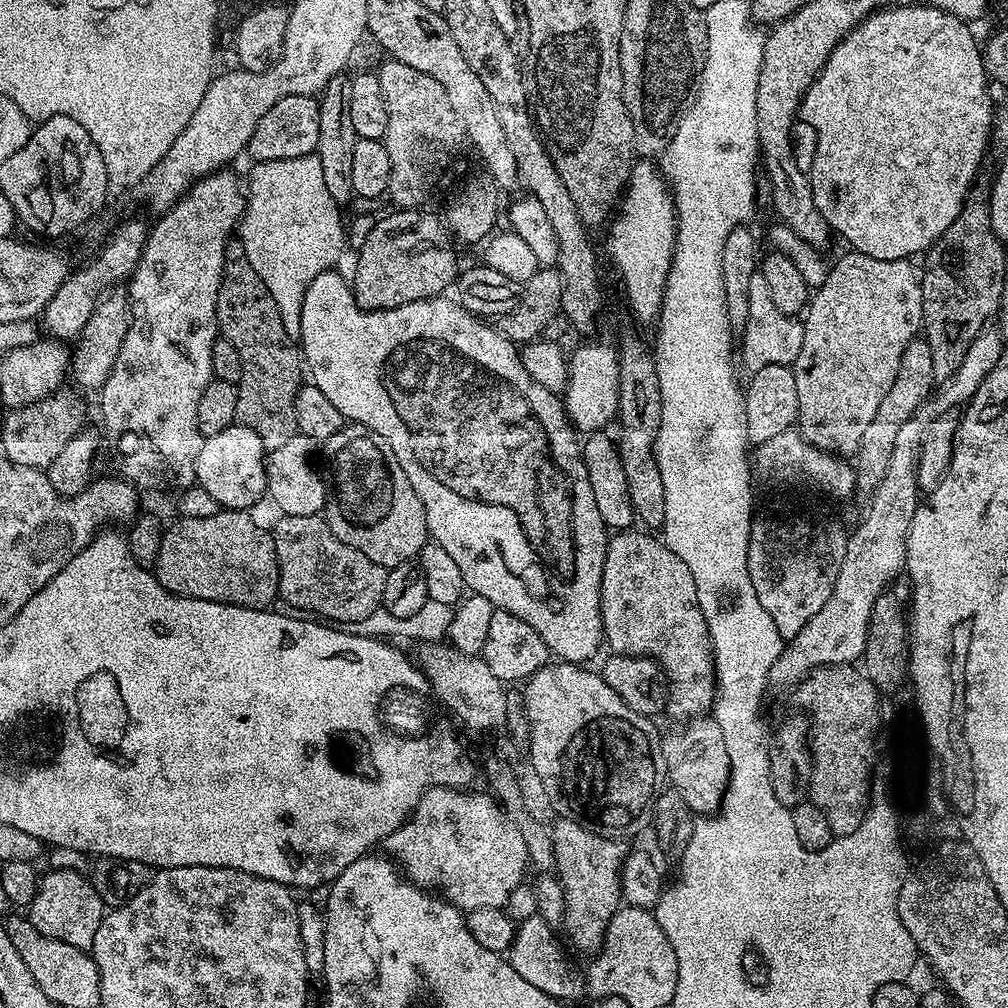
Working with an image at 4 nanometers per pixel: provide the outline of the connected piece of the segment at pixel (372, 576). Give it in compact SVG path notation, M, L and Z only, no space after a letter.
M281 515L276 528L271 529L274 550L278 558L279 599L285 600L292 609L300 614L311 614L324 622L336 626L356 626L368 620L376 611L381 611L386 590L388 569L378 566L378 562L370 562L362 550L354 550L354 546L346 546L328 528L328 521L323 515L286 516Z

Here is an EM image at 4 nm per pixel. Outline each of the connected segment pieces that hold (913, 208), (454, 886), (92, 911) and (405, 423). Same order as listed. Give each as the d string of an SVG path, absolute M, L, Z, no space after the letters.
M910 2L904 8L883 8L866 17L838 46L834 46L826 66L822 66L816 81L806 90L804 101L800 103L799 119L805 120L816 135L816 149L812 152L812 168L810 167L814 206L818 206L829 229L835 235L837 232L848 243L847 247L851 251L861 252L870 258L908 260L912 256L919 257L927 253L958 218L964 199L968 197L968 190L977 179L976 171L984 160L984 151L987 153L990 148L994 100L988 97L990 81L984 73L984 63L980 57L981 45L978 40L976 44L971 30L968 29L971 27L965 21L924 4Z
M431 788L426 790L426 794L422 794L422 798L418 802L416 811L409 816L408 821L402 827L394 830L394 834L390 834L382 845L383 851L395 861L401 873L411 880L413 884L417 884L425 892L433 893L439 896L440 899L448 901L448 903L453 904L453 906L463 910L465 913L470 913L476 908L504 908L508 903L510 894L514 894L514 890L519 884L525 883L526 876L524 876L524 871L529 871L530 868L526 844L522 840L521 831L514 824L514 818L504 811L491 795L485 794L483 796L482 793L476 791L458 788Z
M60 868L57 872L48 872L39 877L36 896L27 909L27 919L46 938L66 942L66 946L74 946L85 950L91 949L94 934L98 934L98 926L102 922L106 909L102 898L98 898L98 890L94 890L91 879L72 868Z
M329 270L318 274L318 278L314 278L314 282L310 282L310 286L306 290L306 298L302 302L302 310L300 311L300 334L298 337L298 347L302 353L303 363L306 365L306 372L310 375L311 383L315 384L318 390L322 390L322 394L326 394L326 398L330 398L330 402L334 402L334 406L338 406L338 410L344 416L345 421L361 424L370 429L374 434L378 434L382 438L382 442L386 442L386 446L394 454L394 458L398 458L398 466L402 466L402 470L406 474L406 478L410 478L410 486L414 486L414 494L422 502L422 506L426 510L426 522L428 523L428 535L438 546L442 546L442 550L446 550L446 554L450 554L450 558L454 558L454 563L458 565L458 570L462 570L462 578L464 579L465 589L469 593L486 598L492 604L493 609L501 608L510 614L514 614L514 618L522 618L522 622L527 622L529 626L534 626L534 630L538 630L542 642L546 642L549 653L553 657L559 658L561 661L569 664L583 665L588 659L599 650L600 644L605 643L604 623L602 622L602 610L600 609L600 591L602 590L602 566L606 562L606 546L610 530L602 522L602 517L598 514L598 506L594 503L594 490L590 490L590 474L586 474L586 466L582 455L582 444L578 439L578 433L572 426L571 420L568 418L567 412L561 397L557 393L546 390L546 386L541 386L539 382L534 382L534 378L530 378L530 374L526 374L526 366L522 366L522 360L517 348L511 340L507 340L503 334L495 327L492 328L491 323L485 322L481 317L472 315L467 312L463 306L455 299L446 299L443 295L433 296L432 299L410 302L408 305L398 306L397 309L374 309L368 311L360 309L355 296L352 293L352 285L347 279L344 280L339 276L339 271Z

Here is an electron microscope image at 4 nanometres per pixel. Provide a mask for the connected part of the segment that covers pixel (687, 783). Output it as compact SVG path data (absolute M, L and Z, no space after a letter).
M692 718L685 724L688 724L685 728L676 728L668 736L666 734L661 743L667 783L672 783L669 785L684 799L686 806L694 814L719 813L731 776L730 754L726 750L726 742L722 739L722 730L714 718Z

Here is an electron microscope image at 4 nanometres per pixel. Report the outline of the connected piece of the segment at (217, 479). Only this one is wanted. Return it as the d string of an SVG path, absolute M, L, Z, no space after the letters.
M231 424L218 434L204 437L196 459L196 484L206 490L206 494L210 494L221 509L252 510L260 499L265 499L268 490L265 459L262 438L258 438L258 434L254 434L254 430L245 424Z

